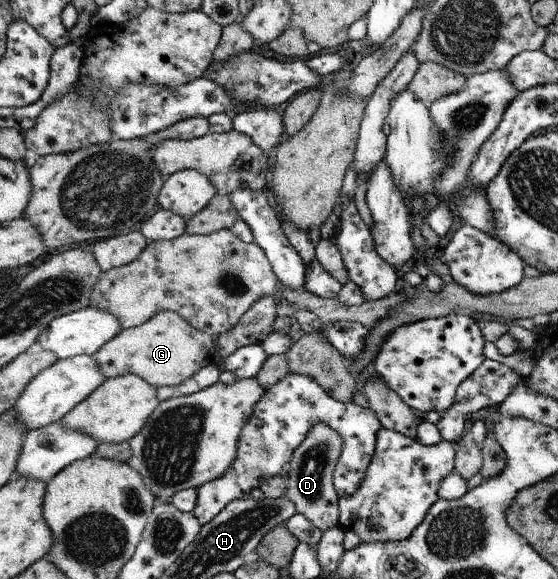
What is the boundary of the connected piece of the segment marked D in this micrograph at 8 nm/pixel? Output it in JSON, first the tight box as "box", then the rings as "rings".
{"box":[285,424,342,533],"rings":[[[317,424],[294,452],[292,467],[286,476],[285,496],[296,506],[296,513],[304,514],[322,533],[339,526],[339,495],[334,490],[333,473],[342,451],[342,438],[326,424]]]}

